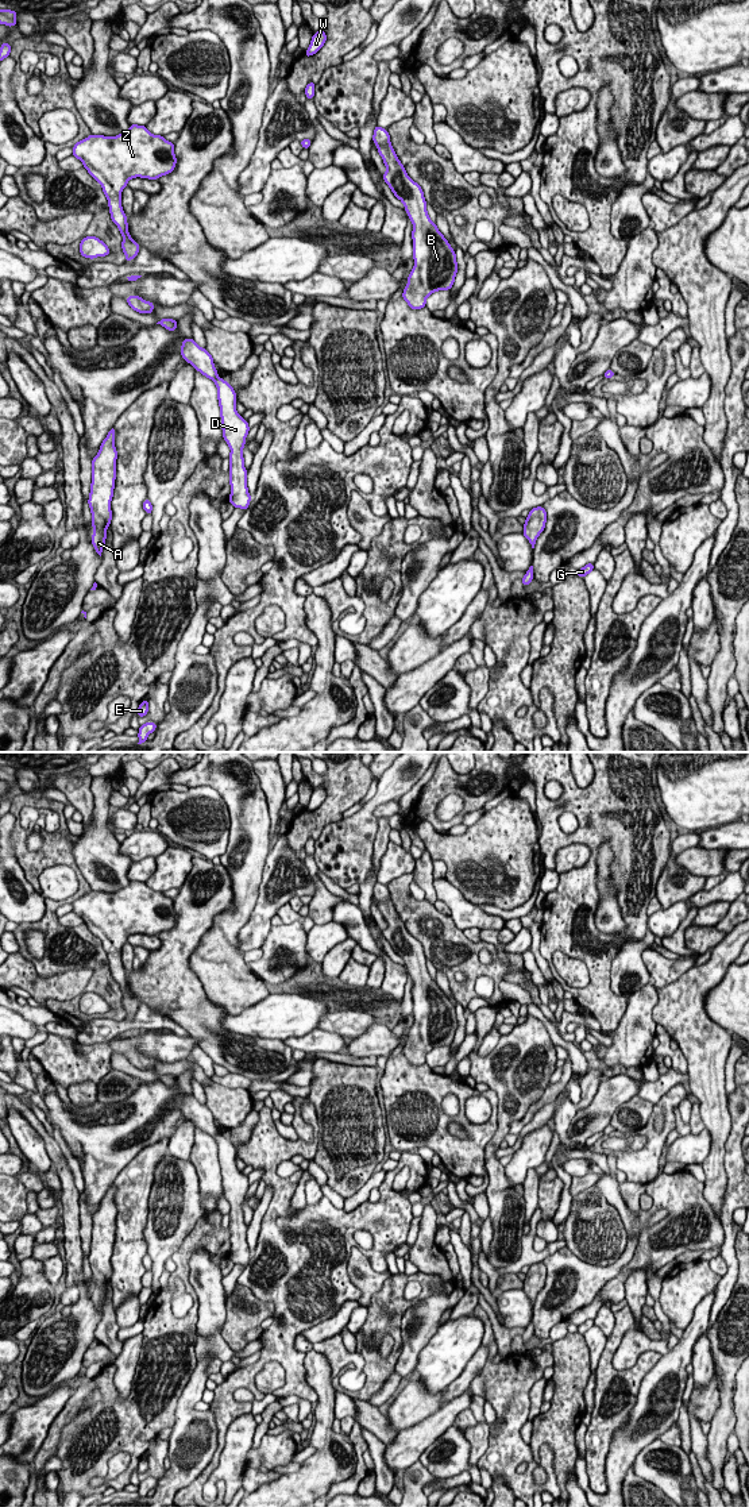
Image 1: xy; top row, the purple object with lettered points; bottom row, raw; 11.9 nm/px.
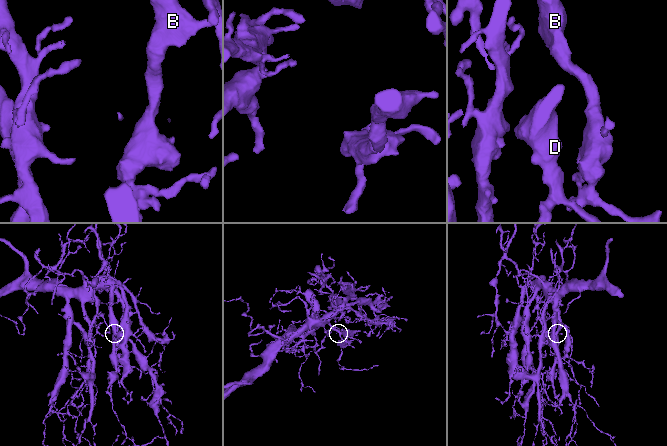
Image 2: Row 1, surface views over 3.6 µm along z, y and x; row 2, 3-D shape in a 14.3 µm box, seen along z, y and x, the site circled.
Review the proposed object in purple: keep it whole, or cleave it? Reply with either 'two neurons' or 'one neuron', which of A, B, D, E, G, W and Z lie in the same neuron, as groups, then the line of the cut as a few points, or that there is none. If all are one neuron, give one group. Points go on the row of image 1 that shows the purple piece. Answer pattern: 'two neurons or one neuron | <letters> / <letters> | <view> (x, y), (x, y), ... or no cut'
one neuron | A B D E G W Z | no cut

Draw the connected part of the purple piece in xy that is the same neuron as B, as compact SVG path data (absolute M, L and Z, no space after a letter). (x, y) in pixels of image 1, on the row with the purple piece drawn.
M374 128L372 142L387 171L382 178L394 196L402 201L413 224L414 266L408 277L402 298L410 309L422 309L433 292L449 290L457 273L455 250L431 220L421 186L414 182L398 159L386 128Z

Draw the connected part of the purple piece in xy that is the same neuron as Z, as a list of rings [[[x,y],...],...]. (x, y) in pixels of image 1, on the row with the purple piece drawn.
[[[131,124],[117,136],[90,134],[73,146],[73,157],[101,184],[112,221],[123,236],[126,262],[134,259],[140,246],[128,232],[121,192],[131,178],[158,180],[175,169],[174,143],[151,134],[146,126]]]

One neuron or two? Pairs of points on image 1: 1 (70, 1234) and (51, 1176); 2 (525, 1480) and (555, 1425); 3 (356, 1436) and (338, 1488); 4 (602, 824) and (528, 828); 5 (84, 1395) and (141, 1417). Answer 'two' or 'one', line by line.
1: one
2: two
3: one
4: two
5: two

